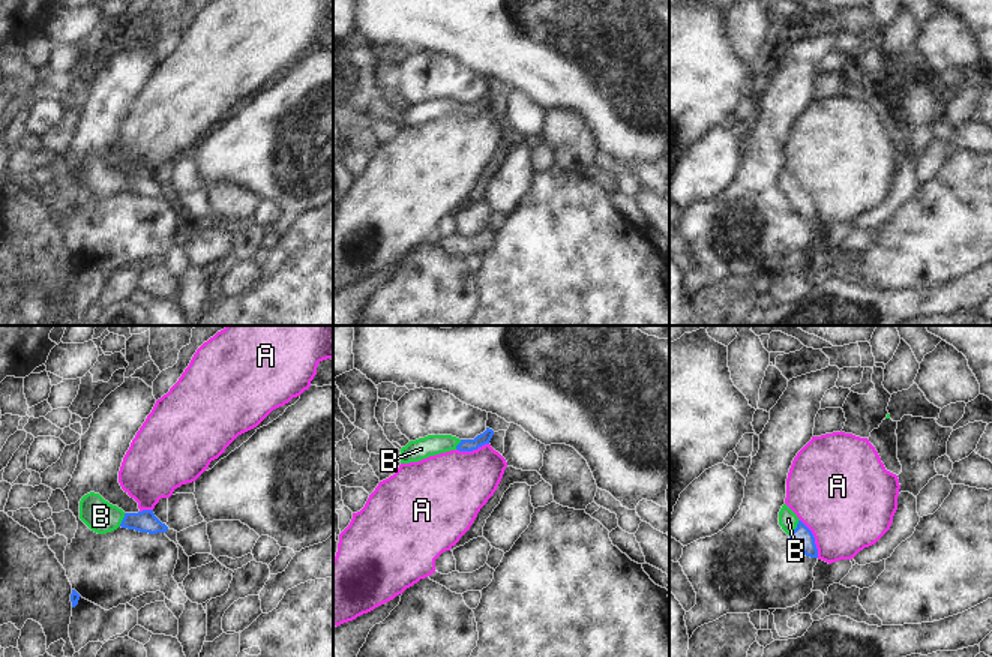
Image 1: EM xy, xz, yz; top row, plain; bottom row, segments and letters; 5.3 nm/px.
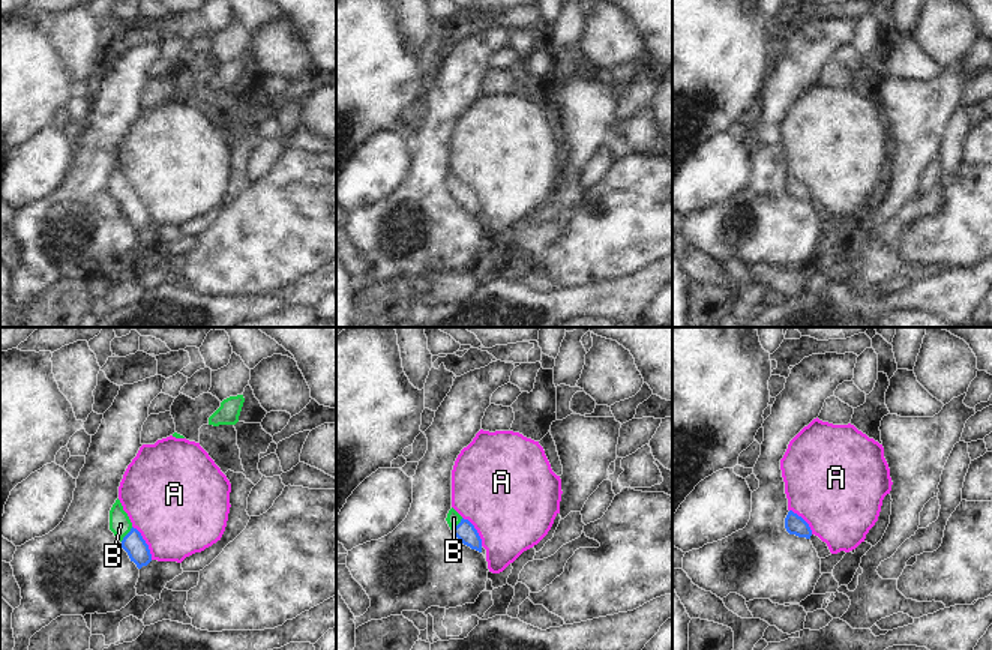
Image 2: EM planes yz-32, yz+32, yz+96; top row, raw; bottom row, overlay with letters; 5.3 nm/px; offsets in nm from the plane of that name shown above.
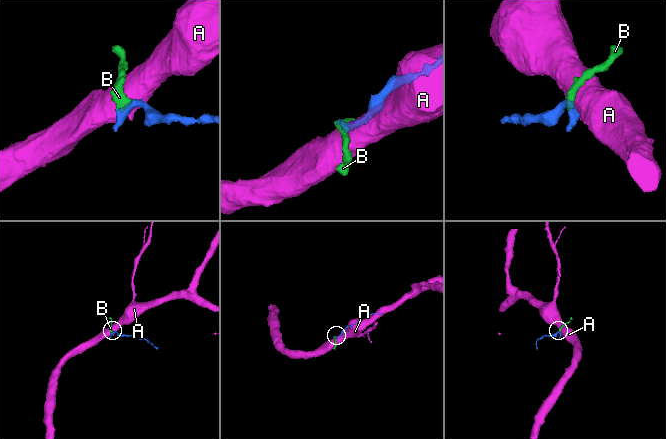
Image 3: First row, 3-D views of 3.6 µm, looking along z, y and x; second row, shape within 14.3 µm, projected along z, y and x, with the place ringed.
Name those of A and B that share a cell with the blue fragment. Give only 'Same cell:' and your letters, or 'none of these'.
Same cell: B.

